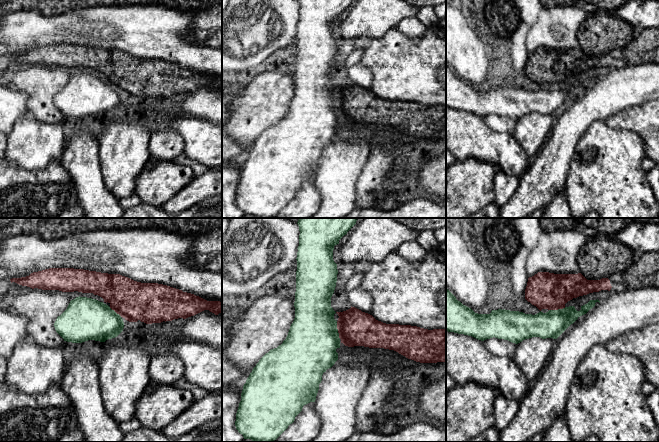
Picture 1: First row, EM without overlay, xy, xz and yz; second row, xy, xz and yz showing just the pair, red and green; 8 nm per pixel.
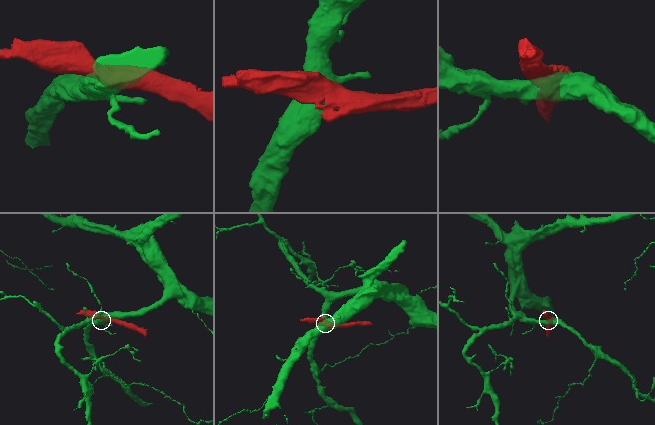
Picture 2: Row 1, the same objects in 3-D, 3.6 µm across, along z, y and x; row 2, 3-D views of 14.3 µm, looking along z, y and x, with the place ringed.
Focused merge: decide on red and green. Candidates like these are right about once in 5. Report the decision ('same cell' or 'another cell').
another cell

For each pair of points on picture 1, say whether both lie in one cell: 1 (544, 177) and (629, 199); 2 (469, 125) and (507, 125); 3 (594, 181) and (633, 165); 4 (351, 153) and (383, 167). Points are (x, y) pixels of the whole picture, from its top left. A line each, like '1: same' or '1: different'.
1: different
2: different
3: same
4: different

